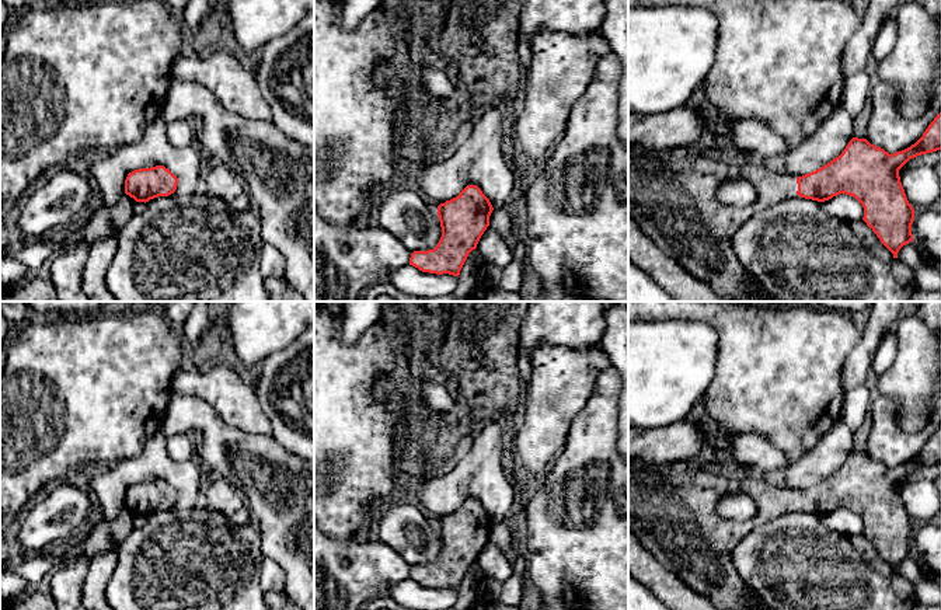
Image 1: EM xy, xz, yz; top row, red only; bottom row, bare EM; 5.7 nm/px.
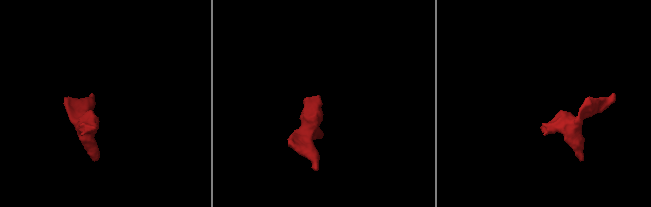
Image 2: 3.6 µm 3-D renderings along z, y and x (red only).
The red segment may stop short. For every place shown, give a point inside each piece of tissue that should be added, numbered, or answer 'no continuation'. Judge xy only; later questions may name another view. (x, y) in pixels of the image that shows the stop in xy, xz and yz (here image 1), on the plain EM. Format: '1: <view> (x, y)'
no continuation

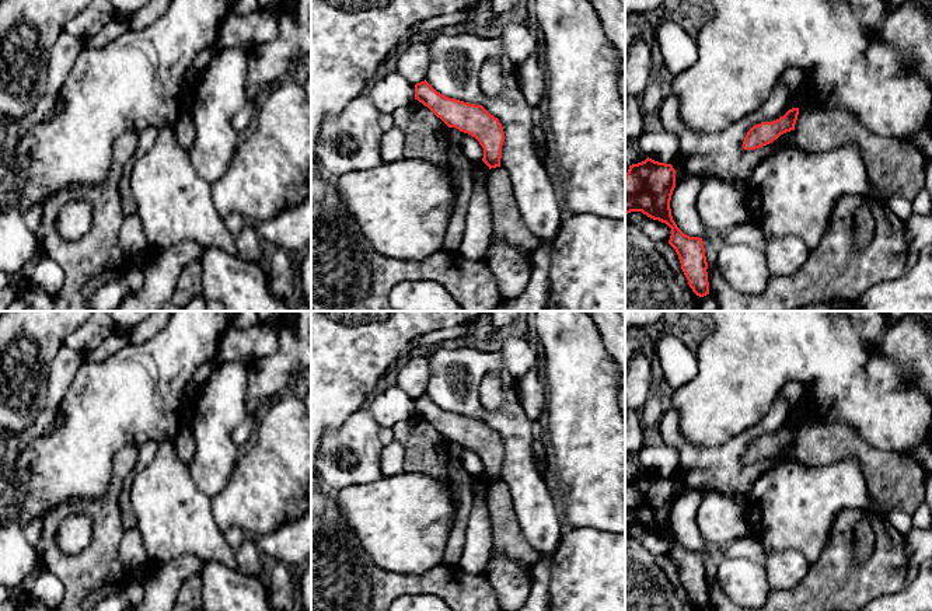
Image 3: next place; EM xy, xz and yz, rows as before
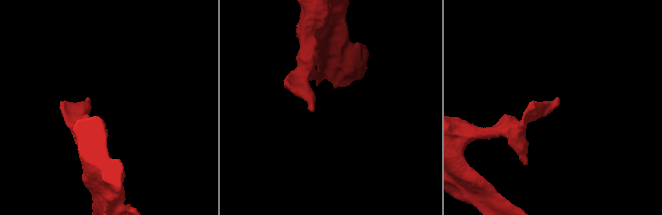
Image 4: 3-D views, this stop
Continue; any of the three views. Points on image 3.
no continuation

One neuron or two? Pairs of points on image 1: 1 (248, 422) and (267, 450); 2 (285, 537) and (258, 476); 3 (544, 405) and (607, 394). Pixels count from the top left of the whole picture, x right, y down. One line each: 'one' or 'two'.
1: two
2: one
3: two

